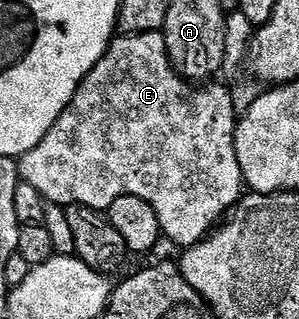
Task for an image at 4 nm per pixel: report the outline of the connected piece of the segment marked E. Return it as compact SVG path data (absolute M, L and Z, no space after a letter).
M151 31L141 35L121 34L119 37L113 38L106 49L106 53L98 61L98 65L94 65L94 69L90 69L90 73L74 93L70 105L66 105L62 117L58 117L58 121L54 121L50 133L46 133L46 137L42 137L42 141L38 145L34 145L34 149L30 149L24 155L19 156L20 178L26 185L34 185L34 189L38 189L38 193L42 193L45 201L59 203L65 209L74 206L89 207L104 213L107 212L110 205L114 205L114 201L118 201L118 197L126 197L127 195L142 197L142 201L146 201L154 209L154 213L158 213L160 229L163 238L167 242L169 239L170 242L177 243L180 249L187 249L196 243L201 243L203 239L208 238L213 228L240 202L242 192L246 187L244 174L238 165L238 153L236 152L238 108L234 102L233 92L231 90L227 91L224 87L212 86L216 85L208 85L203 89L197 89L177 73L170 61L166 41L160 31Z

